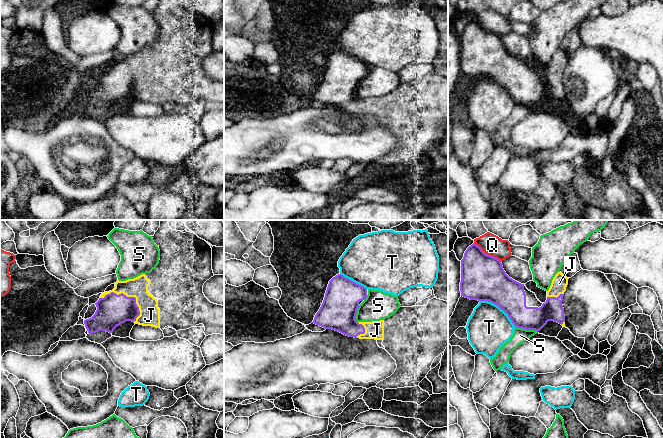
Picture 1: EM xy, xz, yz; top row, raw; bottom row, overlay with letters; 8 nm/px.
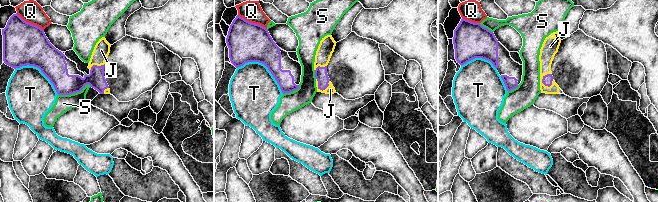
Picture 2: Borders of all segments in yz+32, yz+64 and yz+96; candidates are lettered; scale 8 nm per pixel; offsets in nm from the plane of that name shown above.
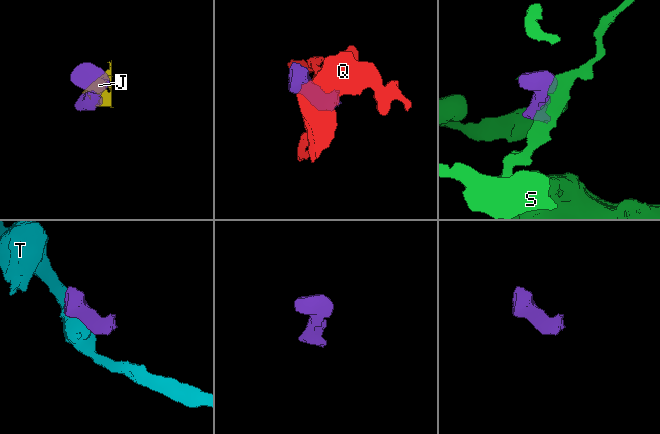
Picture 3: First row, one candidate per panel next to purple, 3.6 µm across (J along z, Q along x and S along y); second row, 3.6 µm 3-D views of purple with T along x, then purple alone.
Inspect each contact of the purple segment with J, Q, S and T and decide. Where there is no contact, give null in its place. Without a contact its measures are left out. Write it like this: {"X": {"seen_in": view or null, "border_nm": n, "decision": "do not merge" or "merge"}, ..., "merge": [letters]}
{"J": {"seen_in": "xy", "border_nm": 360, "decision": "merge"}, "Q": {"seen_in": "yz", "border_nm": 280, "decision": "do not merge"}, "S": {"seen_in": "yz", "border_nm": 190, "decision": "do not merge"}, "T": {"seen_in": "yz", "border_nm": 360, "decision": "do not merge"}, "merge": ["J"]}

